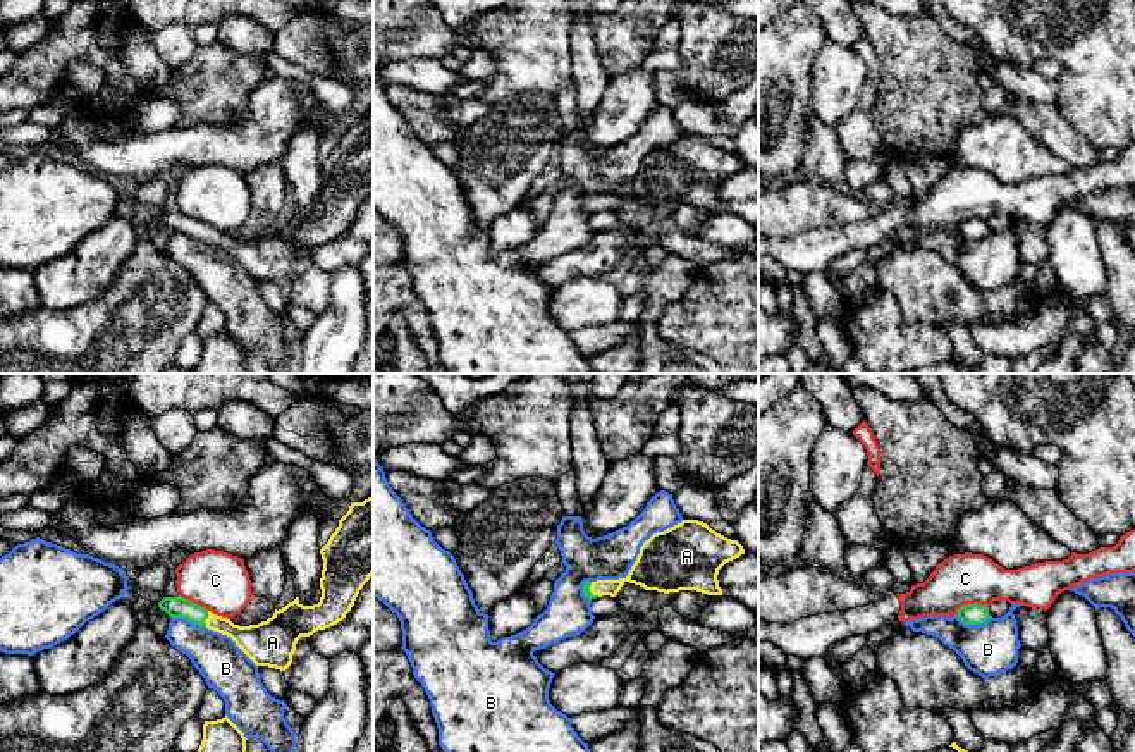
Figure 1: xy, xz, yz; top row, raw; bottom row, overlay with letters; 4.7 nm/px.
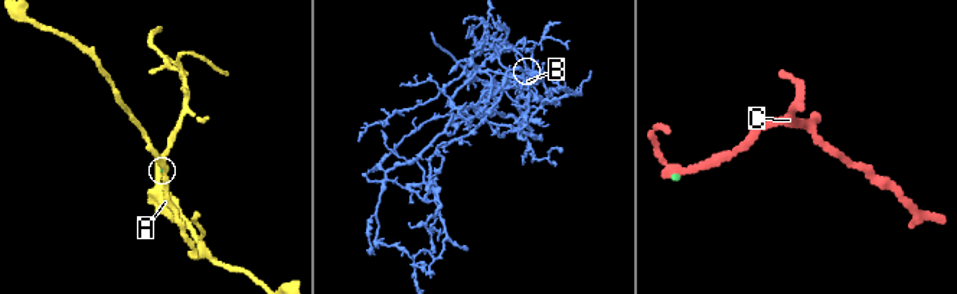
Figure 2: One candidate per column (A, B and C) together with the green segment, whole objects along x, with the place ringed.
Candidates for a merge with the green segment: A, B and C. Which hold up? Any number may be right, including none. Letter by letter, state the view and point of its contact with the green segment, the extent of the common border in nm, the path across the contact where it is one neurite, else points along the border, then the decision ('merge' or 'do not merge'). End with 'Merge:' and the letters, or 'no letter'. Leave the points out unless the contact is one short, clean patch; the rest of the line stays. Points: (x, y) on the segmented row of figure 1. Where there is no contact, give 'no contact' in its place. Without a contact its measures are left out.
A: contact xy (205, 618); length 80 nm; way xy (177, 606), (205, 618), (253, 641); merge
B: contact yz (974, 623); length 170 nm; border yz (957, 615), (965, 623), (984, 623), (991, 616); do not merge
C: contact yz (970, 604); length 170 nm; border yz (987, 606), (963, 604), (955, 615); do not merge
Merge: A

